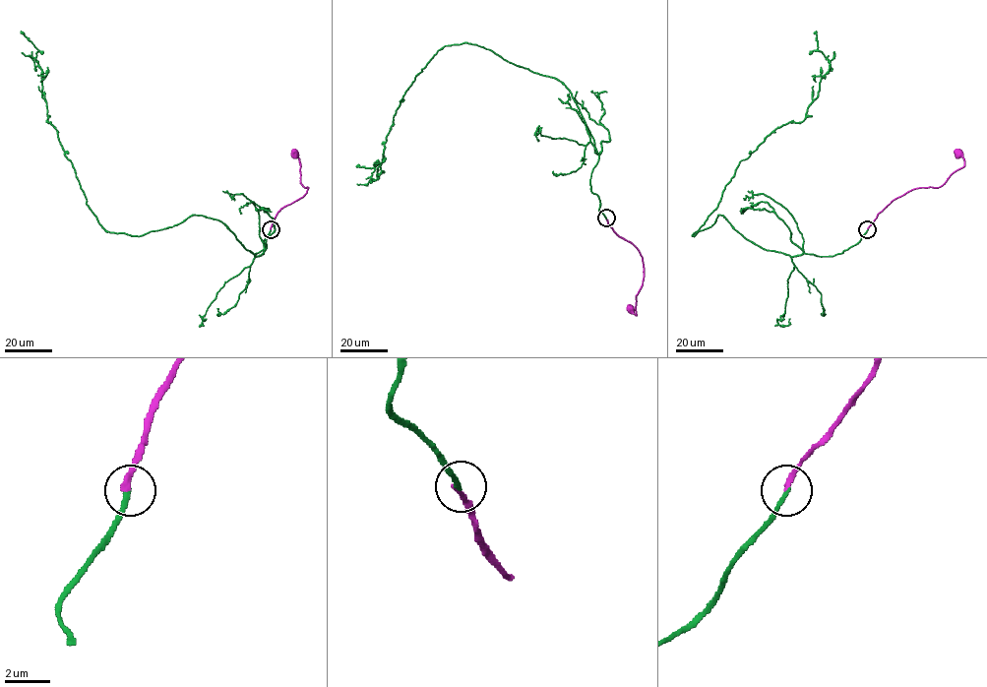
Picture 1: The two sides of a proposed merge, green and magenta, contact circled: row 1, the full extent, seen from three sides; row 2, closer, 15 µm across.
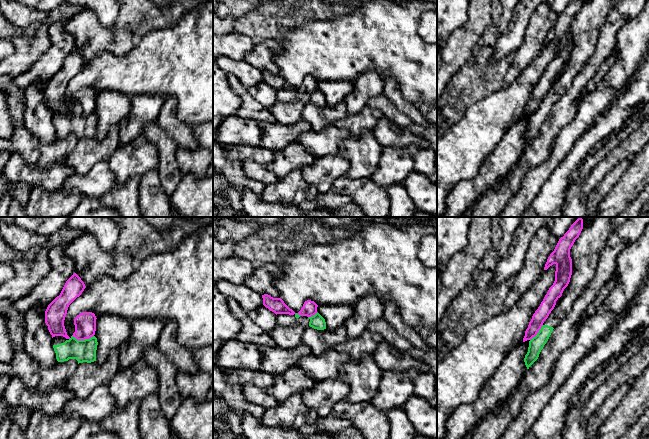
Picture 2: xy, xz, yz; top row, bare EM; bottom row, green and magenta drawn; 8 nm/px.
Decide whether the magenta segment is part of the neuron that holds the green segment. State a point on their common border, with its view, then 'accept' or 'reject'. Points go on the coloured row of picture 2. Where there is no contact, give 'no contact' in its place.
contact xy (83, 340); reject

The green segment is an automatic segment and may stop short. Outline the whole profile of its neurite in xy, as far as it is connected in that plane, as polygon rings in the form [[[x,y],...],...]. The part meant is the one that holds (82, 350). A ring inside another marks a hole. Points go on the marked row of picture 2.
[[[69,333],[67,335],[70,337],[69,339],[63,336],[55,336],[52,339],[58,362],[68,361],[69,359],[76,359],[78,364],[96,361],[98,342],[95,336],[85,340],[77,340]]]

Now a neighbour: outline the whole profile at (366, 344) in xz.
[[[366,329],[360,337],[353,340],[348,339],[336,349],[347,354],[350,360],[358,361],[364,355],[373,355],[382,341],[383,338],[378,333],[369,332]]]

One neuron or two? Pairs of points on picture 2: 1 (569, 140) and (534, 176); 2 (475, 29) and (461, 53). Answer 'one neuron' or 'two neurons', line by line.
1: one neuron
2: one neuron

